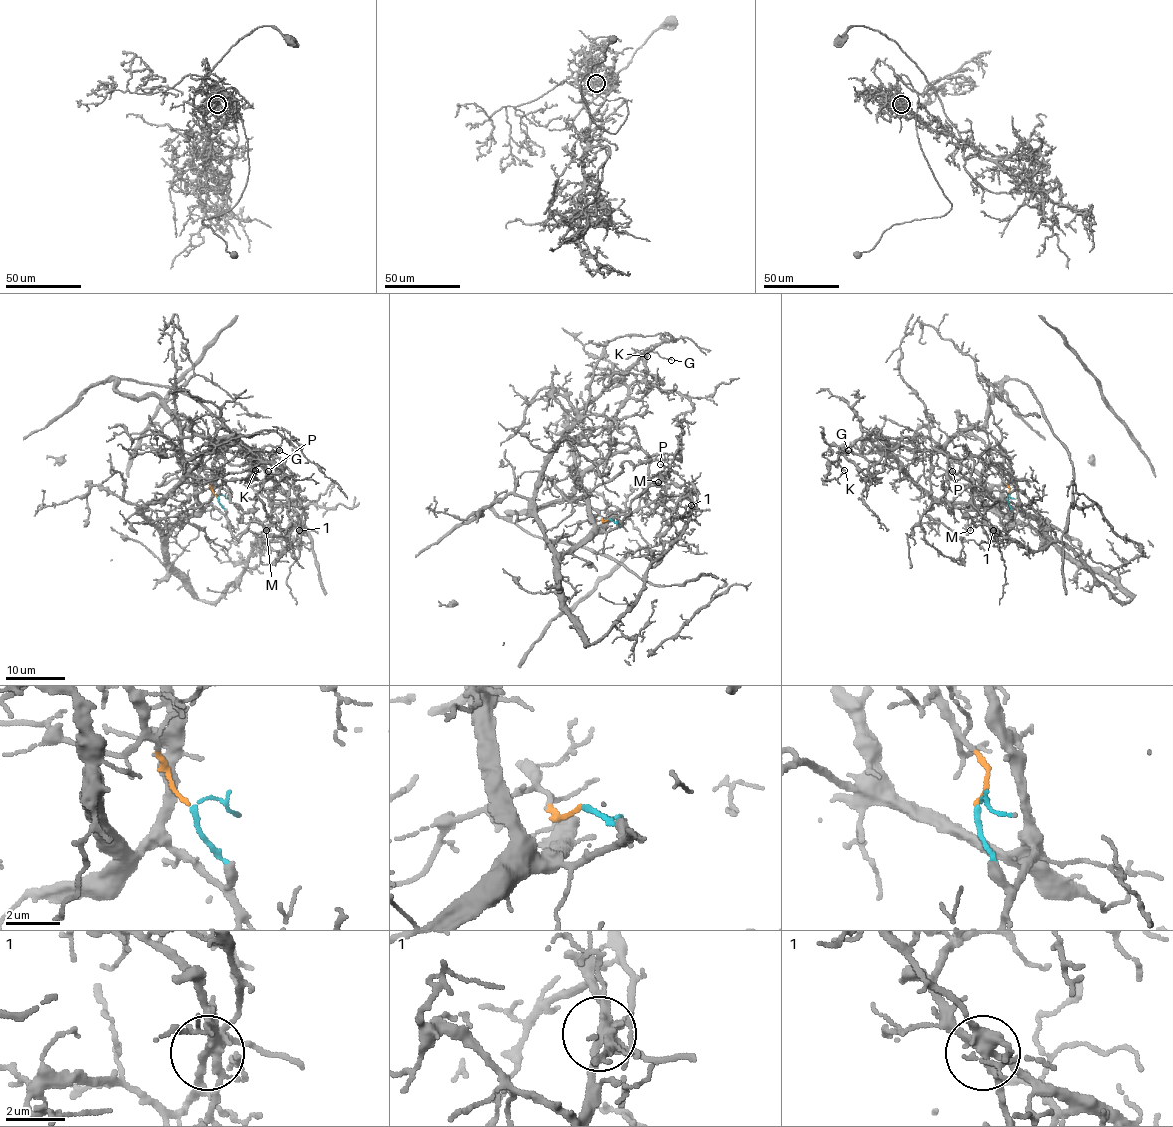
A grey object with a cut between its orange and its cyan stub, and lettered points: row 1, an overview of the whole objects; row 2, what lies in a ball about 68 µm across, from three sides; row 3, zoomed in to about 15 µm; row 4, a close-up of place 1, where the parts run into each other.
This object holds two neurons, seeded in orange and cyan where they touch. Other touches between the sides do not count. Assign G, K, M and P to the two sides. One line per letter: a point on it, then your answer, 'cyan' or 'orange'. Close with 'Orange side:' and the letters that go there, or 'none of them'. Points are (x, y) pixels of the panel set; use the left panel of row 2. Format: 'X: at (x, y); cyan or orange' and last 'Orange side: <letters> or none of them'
G: at (279, 450); cyan
K: at (255, 470); cyan
M: at (266, 530); cyan
P: at (268, 471); cyan
Orange side: none of them

